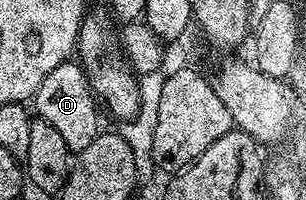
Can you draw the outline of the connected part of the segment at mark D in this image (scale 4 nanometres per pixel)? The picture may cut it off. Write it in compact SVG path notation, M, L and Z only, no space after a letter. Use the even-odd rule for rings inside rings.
M76 60L64 61L62 65L55 67L55 71L51 71L51 75L47 75L47 79L43 79L35 104L37 104L36 116L51 123L51 127L55 127L59 135L63 135L63 143L67 143L70 153L74 155L91 147L91 143L99 135L99 128L97 129L99 102L93 92L93 86L89 83L88 73Z

